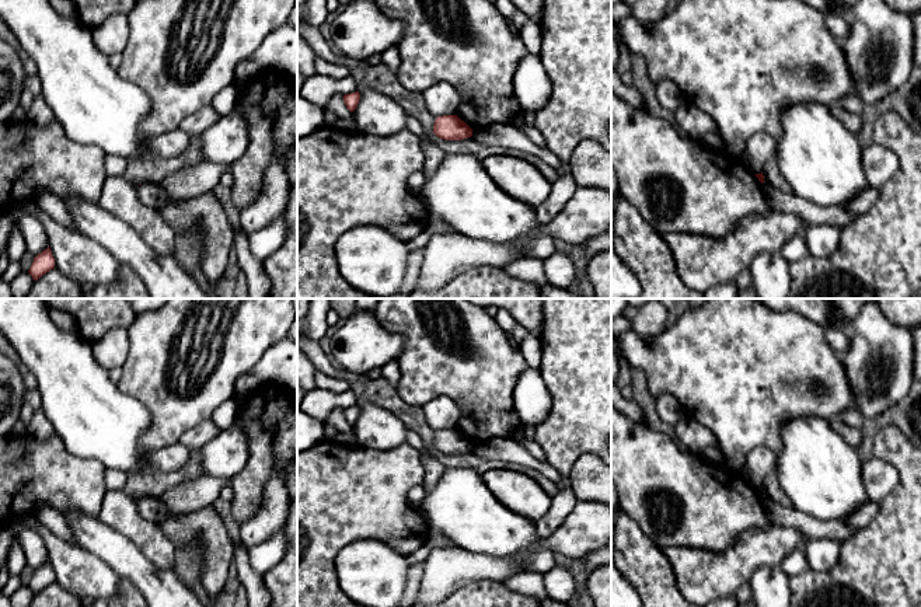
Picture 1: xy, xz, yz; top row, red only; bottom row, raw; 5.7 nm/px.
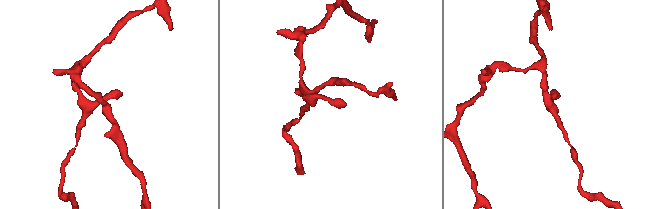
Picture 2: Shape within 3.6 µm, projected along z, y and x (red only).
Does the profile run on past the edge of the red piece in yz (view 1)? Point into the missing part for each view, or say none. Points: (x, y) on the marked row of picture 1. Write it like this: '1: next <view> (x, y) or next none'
1: next none

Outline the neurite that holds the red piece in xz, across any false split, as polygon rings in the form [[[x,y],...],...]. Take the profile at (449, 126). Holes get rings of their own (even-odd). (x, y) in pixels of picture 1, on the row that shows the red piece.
[[[457,115],[437,116],[433,133],[444,140],[463,140],[472,136],[472,129]]]

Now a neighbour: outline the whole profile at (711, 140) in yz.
[[[707,133],[704,135],[700,142],[708,149],[721,151],[723,149],[722,137],[716,133]]]

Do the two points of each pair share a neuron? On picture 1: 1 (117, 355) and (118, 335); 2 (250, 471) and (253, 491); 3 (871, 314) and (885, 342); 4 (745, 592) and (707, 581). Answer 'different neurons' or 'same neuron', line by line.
1: same neuron
2: same neuron
3: same neuron
4: different neurons

